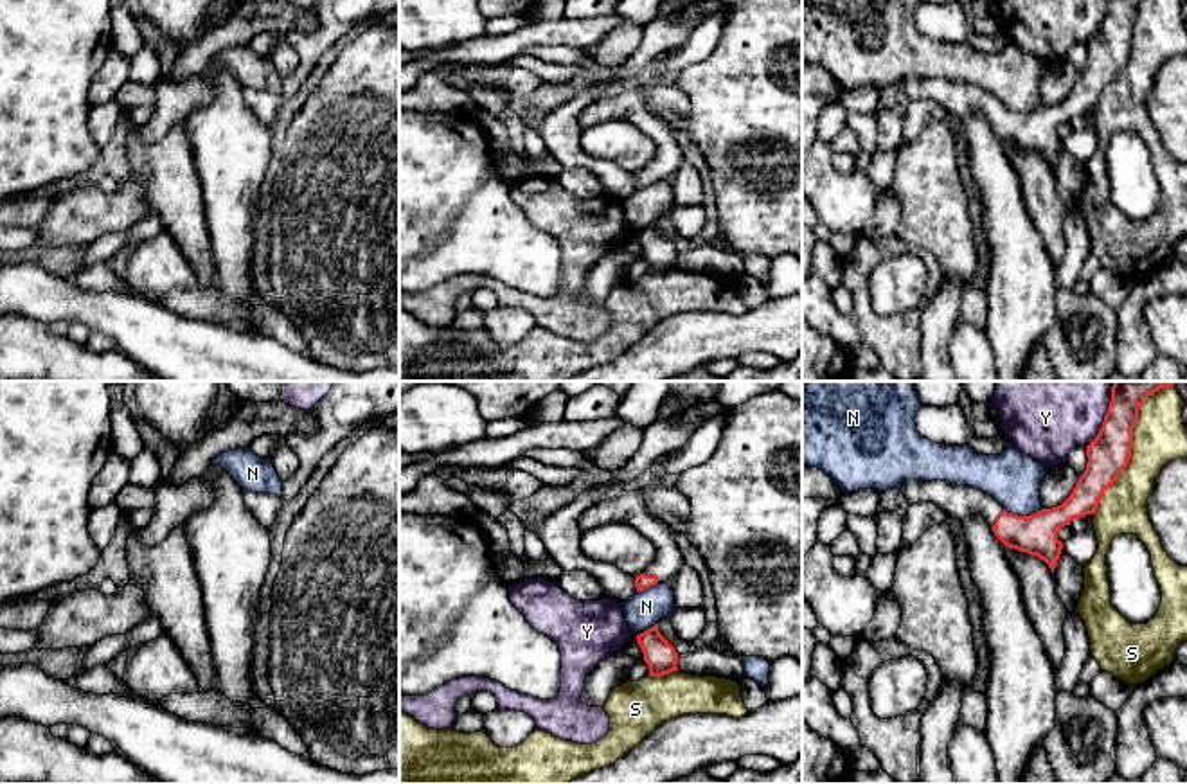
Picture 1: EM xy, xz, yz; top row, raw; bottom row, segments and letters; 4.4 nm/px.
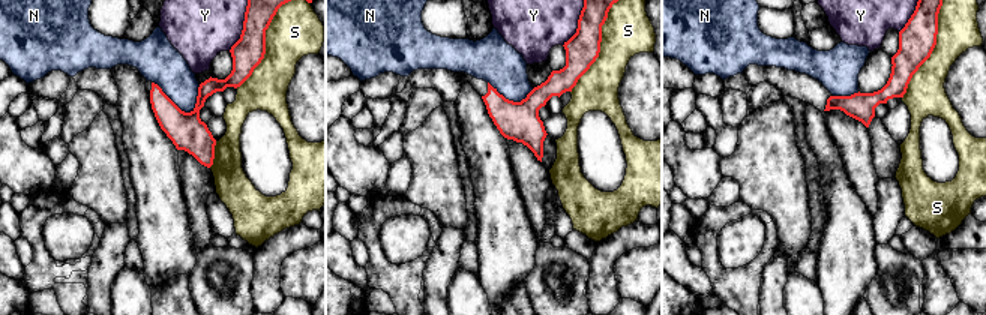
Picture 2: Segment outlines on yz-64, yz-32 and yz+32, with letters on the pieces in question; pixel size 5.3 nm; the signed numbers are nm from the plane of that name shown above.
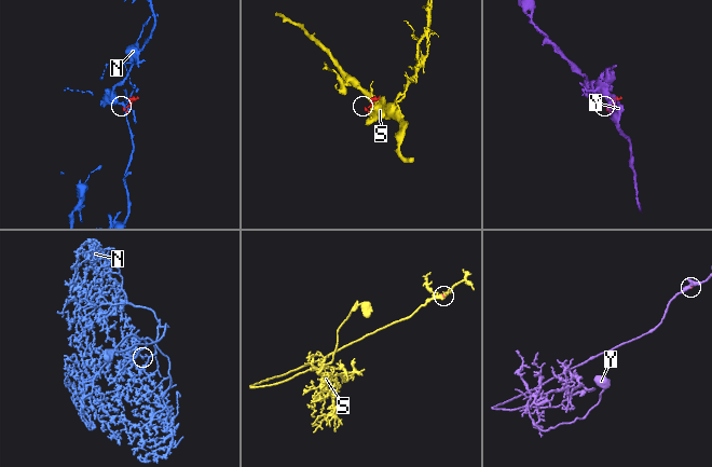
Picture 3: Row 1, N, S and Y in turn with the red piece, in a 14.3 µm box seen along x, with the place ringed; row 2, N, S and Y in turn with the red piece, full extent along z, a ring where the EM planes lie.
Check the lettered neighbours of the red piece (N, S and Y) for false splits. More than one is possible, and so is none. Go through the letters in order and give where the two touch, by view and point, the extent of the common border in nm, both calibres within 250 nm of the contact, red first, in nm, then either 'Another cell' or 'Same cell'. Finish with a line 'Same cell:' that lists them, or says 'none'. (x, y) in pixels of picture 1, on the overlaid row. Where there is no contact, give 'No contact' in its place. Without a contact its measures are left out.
N: Touches red at yz (1024, 516). Shared border 180 nm. Thickness 190 nm (red) against 240 nm. Another cell
S: Touches red at yz (1132, 443). Shared border 700 nm. Thickness 190 nm (red) against 240 nm. Another cell
Y: Touches red at yz (1105, 416). Shared border 320 nm. Thickness 190 nm (red) against 500 nm. Another cell
Same cell: none

